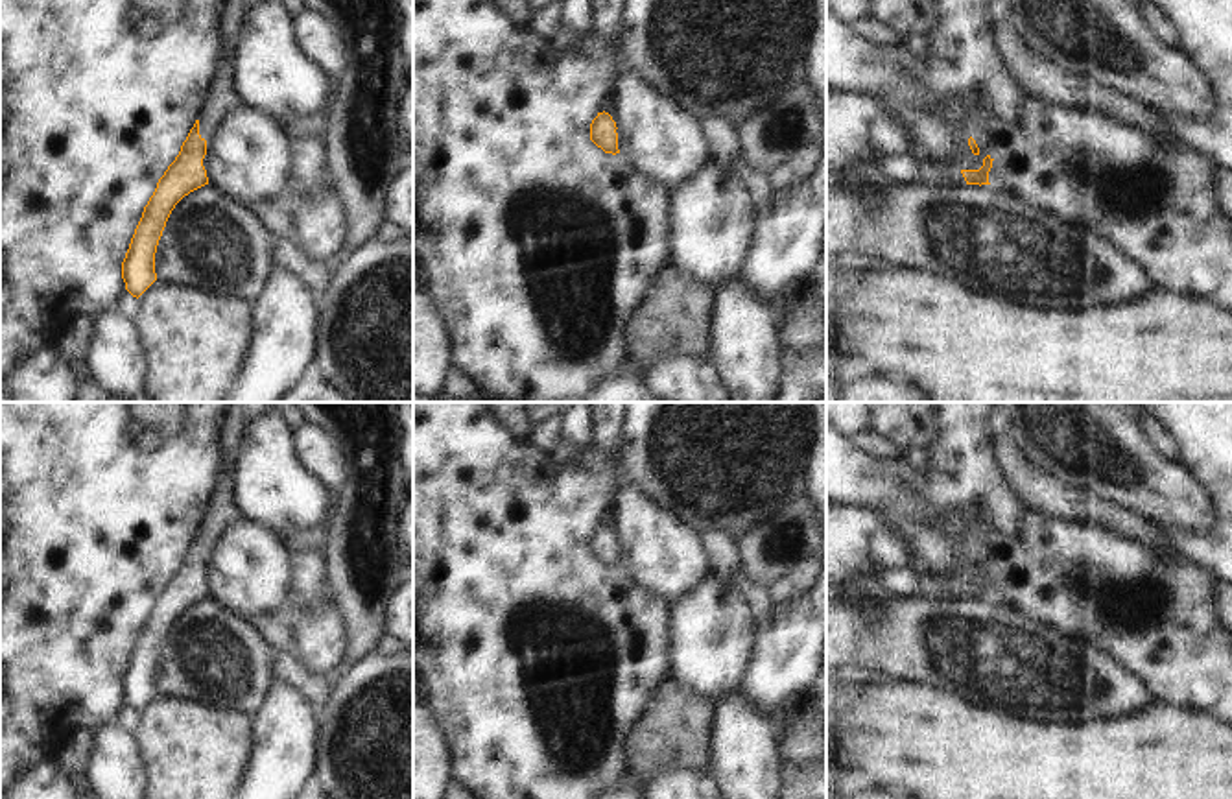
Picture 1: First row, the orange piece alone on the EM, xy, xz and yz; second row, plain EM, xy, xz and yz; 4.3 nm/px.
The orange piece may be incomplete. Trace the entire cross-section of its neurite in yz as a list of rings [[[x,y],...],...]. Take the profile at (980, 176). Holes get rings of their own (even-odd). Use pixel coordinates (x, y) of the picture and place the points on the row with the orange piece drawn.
[[[979,151],[977,157],[972,157],[968,153],[966,162],[961,166],[961,173],[966,181],[966,185],[990,185],[989,183],[989,172],[992,168],[992,157],[989,155],[989,151]]]

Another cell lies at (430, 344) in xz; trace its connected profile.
[[[413,282],[413,393],[437,395],[450,367],[450,340],[430,295]]]

